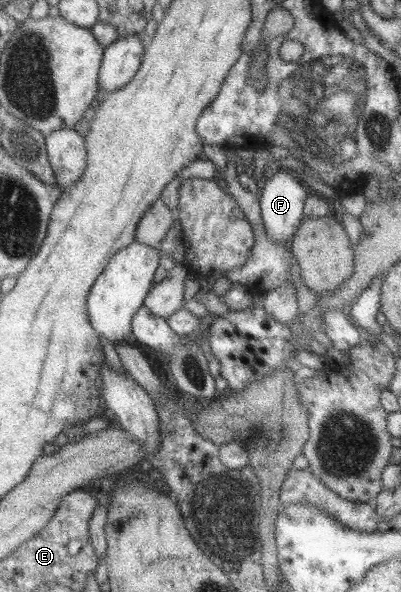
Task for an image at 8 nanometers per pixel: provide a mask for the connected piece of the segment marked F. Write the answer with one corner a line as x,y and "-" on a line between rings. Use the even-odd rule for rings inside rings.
290,169
273,172
272,177
265,179
264,188
258,193
258,198
263,229
268,240
274,244
291,240
303,218
302,209
306,197
304,186

